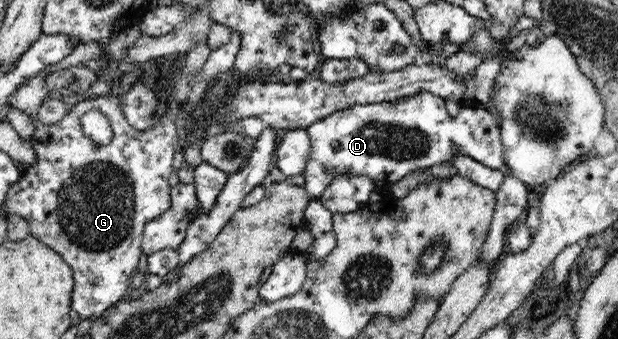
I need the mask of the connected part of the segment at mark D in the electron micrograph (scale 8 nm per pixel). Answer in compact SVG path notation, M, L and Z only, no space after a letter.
M417 94L413 98L405 98L396 103L381 102L381 104L353 106L353 108L337 111L314 122L306 130L312 142L312 149L306 169L302 174L305 177L303 187L309 196L316 199L339 175L367 177L373 180L376 190L379 190L385 182L393 186L413 171L443 165L444 162L454 164L454 160L461 155L487 168L509 172L509 167L505 168L504 146L495 117L485 108L481 110L461 108L459 115L453 118L445 110L445 101L433 94Z

